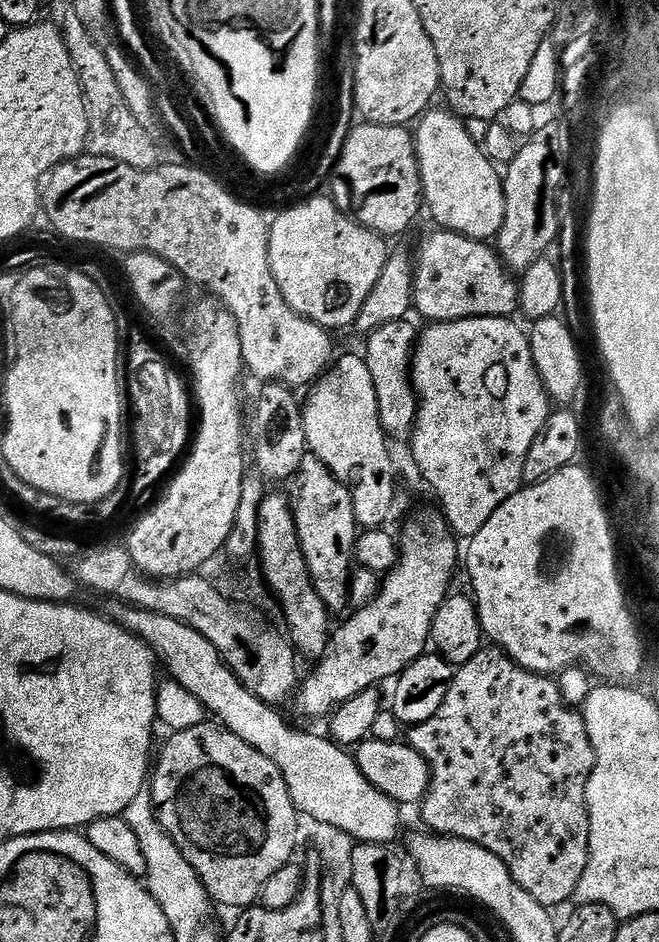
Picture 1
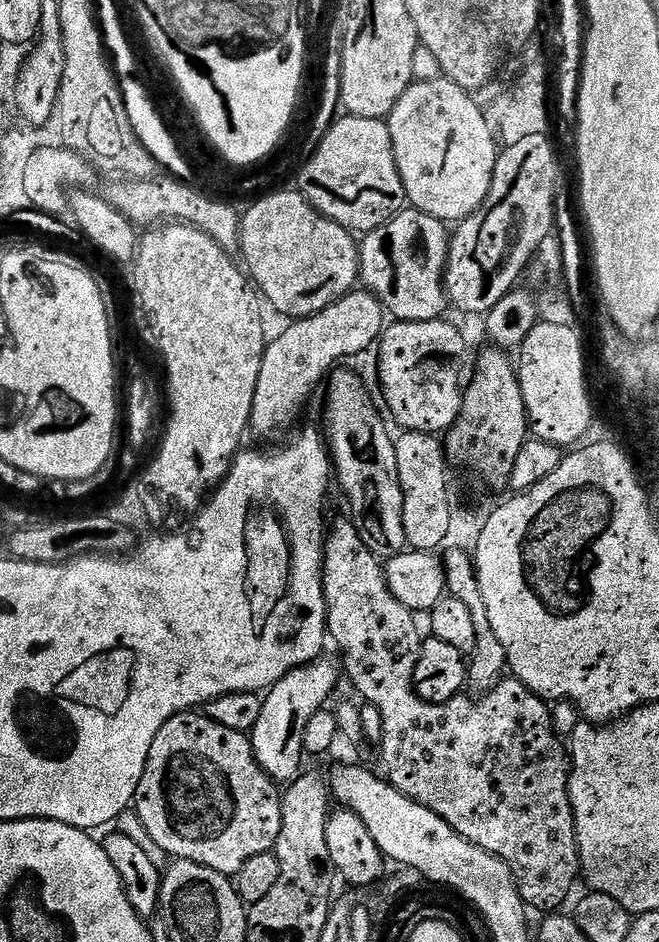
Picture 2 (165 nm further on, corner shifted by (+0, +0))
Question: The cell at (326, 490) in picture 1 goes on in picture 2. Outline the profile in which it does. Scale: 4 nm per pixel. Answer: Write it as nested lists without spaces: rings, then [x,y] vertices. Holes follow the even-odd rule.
[[[347,519],[340,520],[336,525],[331,525],[324,542],[324,597],[328,607],[328,636],[336,639],[336,644],[340,647],[340,652],[344,655],[343,671],[352,679],[352,684],[358,691],[364,695],[362,698],[364,704],[372,704],[378,714],[382,714],[382,730],[384,739],[382,749],[384,748],[384,768],[386,779],[406,798],[426,806],[426,810],[434,810],[438,818],[442,818],[454,829],[462,838],[466,838],[474,846],[494,854],[500,860],[503,860],[514,873],[517,888],[520,889],[520,897],[524,899],[525,905],[532,908],[548,908],[544,910],[556,910],[560,903],[572,892],[572,887],[576,884],[576,876],[581,875],[580,851],[576,841],[576,819],[572,813],[572,803],[568,797],[568,778],[570,775],[570,752],[567,747],[560,745],[560,740],[556,737],[556,728],[552,725],[552,712],[544,697],[537,696],[531,692],[522,681],[515,678],[505,678],[500,683],[494,685],[492,689],[483,693],[479,698],[473,698],[468,694],[461,694],[446,701],[445,704],[426,704],[421,701],[420,695],[411,687],[406,686],[400,680],[392,680],[392,664],[404,664],[408,660],[408,624],[410,613],[394,594],[390,594],[390,586],[384,577],[384,570],[381,561],[368,549],[366,542],[358,534],[355,523]]]

